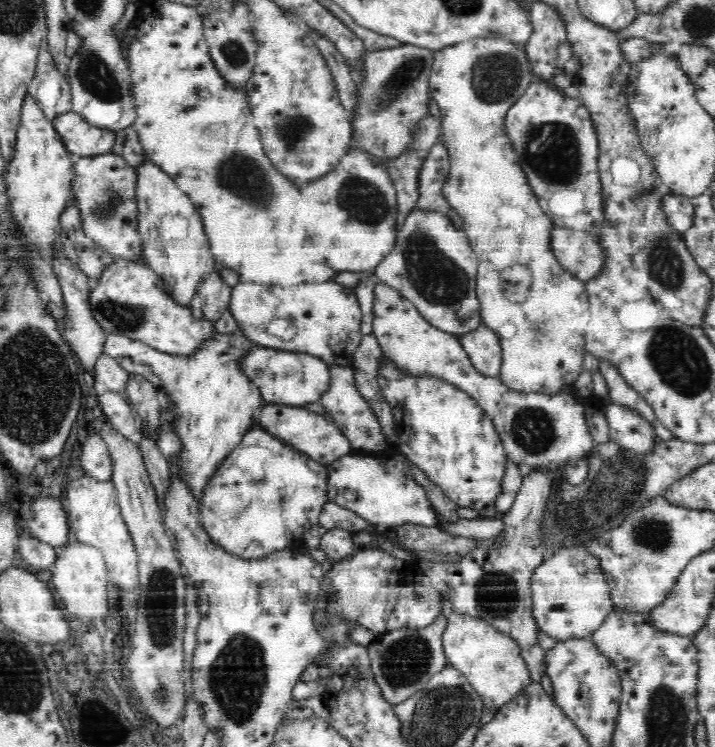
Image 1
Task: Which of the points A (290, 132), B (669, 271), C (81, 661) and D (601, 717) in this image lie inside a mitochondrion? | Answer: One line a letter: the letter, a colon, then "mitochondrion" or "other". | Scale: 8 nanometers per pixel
A: mitochondrion
B: mitochondrion
C: other
D: other

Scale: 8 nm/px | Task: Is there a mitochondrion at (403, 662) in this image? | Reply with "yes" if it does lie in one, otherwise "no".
yes

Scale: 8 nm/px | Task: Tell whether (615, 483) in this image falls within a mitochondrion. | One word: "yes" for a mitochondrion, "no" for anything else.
yes

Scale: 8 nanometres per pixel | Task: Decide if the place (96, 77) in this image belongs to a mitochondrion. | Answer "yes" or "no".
yes

